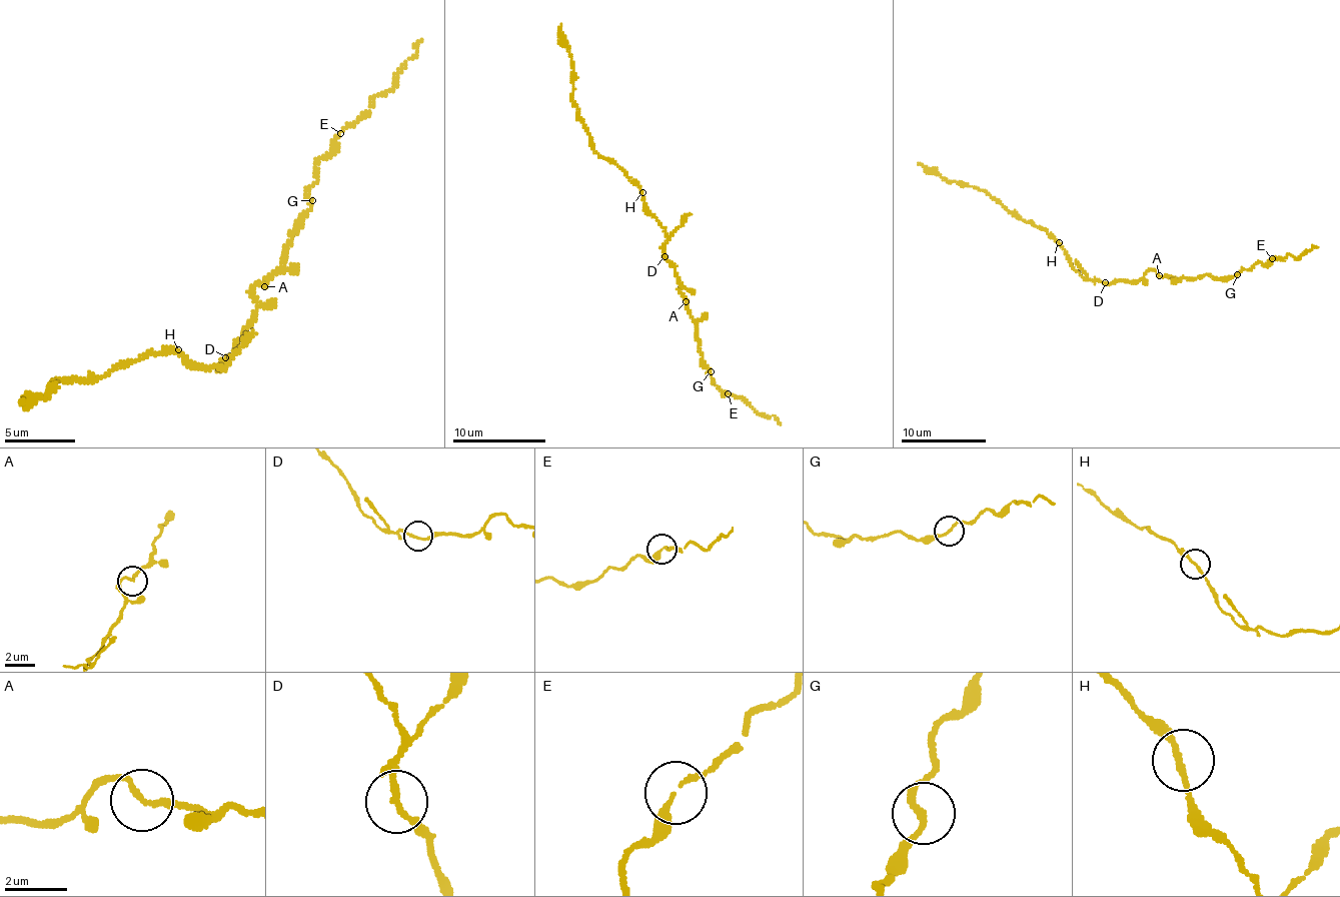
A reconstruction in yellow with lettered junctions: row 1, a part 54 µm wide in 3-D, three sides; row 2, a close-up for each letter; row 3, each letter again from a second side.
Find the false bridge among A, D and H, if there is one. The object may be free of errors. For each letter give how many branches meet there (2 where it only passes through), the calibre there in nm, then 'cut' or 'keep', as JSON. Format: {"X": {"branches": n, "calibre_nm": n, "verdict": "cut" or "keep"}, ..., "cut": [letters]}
{"A": {"branches": 2, "calibre_nm": 180, "verdict": "keep"}, "D": {"branches": 2, "calibre_nm": 170, "verdict": "keep"}, "H": {"branches": 2, "calibre_nm": 180, "verdict": "keep"}, "cut": []}

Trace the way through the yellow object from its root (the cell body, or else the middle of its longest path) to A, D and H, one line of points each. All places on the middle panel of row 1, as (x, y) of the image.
A: (675, 268), (678, 283), (683, 287), (679, 293), (686, 300)
D: (675, 268), (675, 263), (664, 256)
H: (675, 268), (664, 254), (667, 234), (645, 206), (642, 192)

